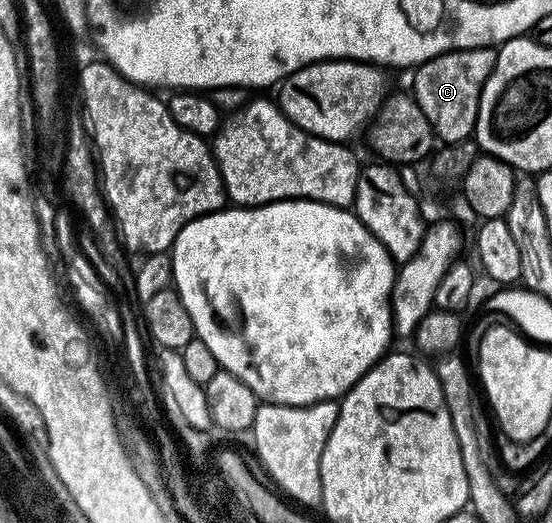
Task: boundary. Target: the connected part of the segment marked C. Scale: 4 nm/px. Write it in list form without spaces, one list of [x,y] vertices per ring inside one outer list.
[[[494,47],[467,48],[435,56],[412,71],[411,97],[423,108],[438,143],[464,142],[474,137],[483,84],[487,84],[496,59]]]

